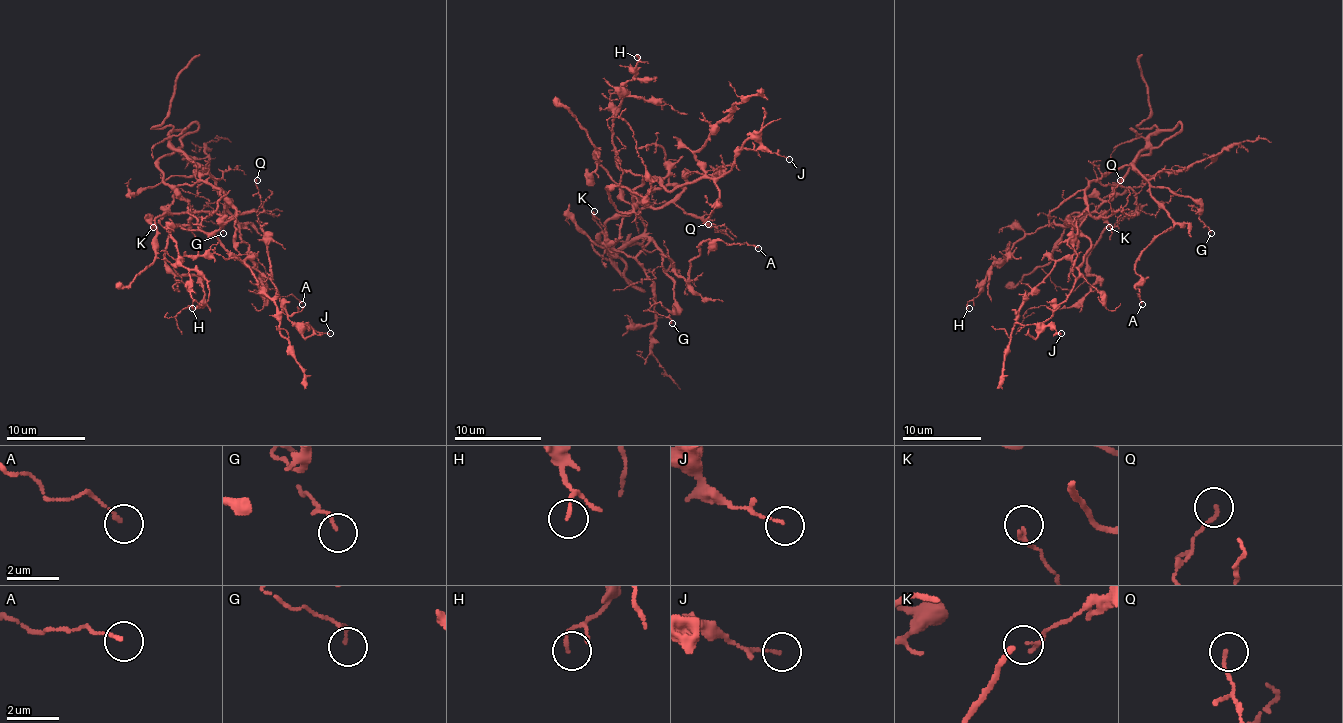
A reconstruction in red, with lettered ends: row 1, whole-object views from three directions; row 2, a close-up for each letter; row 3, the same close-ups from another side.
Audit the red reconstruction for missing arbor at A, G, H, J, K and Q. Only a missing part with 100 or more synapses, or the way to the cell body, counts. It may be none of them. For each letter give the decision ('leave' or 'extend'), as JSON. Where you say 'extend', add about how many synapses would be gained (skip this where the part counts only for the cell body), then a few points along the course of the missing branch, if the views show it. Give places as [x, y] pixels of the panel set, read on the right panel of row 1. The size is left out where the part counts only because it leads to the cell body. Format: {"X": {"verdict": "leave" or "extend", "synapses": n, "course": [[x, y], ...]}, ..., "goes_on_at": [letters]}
{"A": {"verdict": "leave"}, "G": {"verdict": "leave"}, "H": {"verdict": "leave"}, "J": {"verdict": "leave"}, "K": {"verdict": "leave"}, "Q": {"verdict": "leave"}, "goes_on_at": []}

